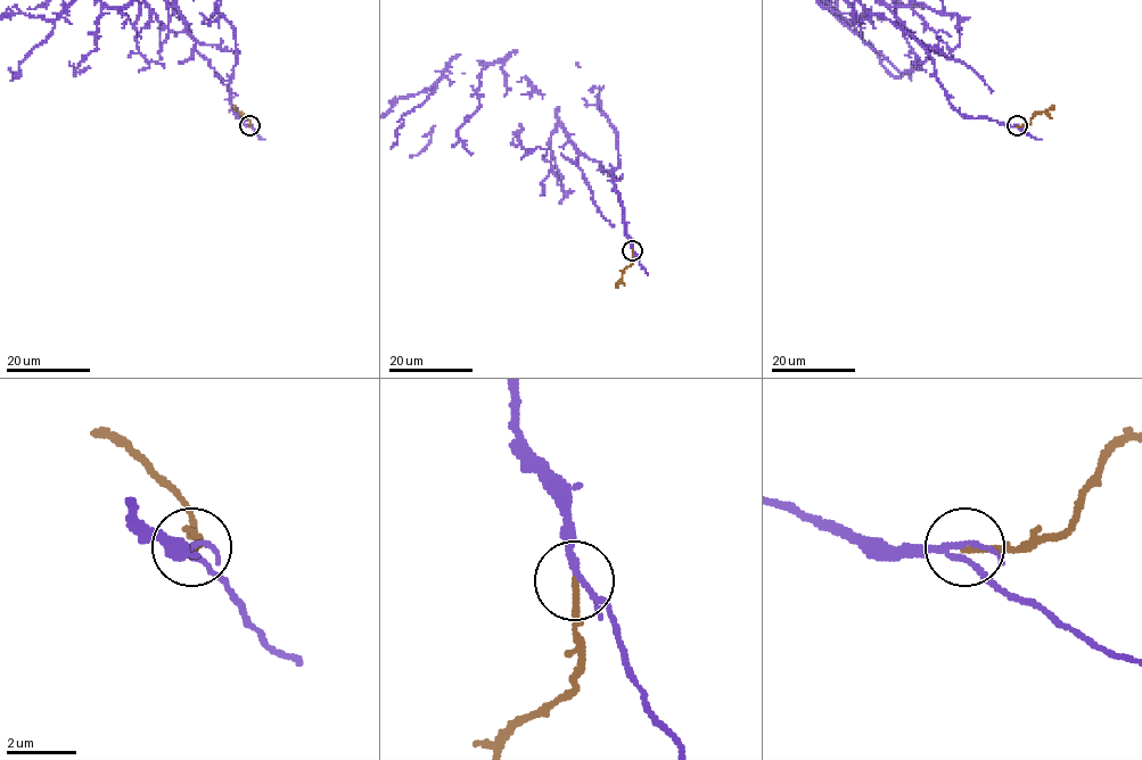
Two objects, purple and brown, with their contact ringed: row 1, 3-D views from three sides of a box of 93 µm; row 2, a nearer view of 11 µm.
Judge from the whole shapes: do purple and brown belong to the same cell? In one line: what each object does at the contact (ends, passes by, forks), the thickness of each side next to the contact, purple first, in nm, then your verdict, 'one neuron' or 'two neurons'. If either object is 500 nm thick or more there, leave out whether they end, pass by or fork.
purple forks there; brown ends there; 120 nm thick on the purple side, 180 nm on the other; one neuron

